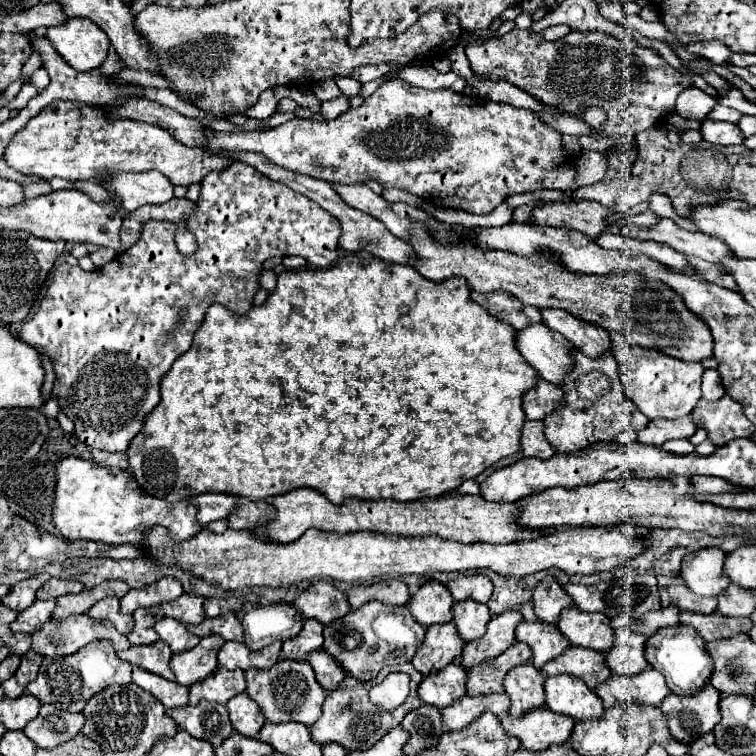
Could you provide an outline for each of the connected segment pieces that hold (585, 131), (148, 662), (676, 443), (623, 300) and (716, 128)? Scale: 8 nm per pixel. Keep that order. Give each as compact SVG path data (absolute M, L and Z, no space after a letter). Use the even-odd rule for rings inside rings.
M538 114L538 117L542 122L544 122L547 126L562 132L562 134L566 135L588 135L592 134L591 127L585 123L583 120L571 117L570 115L550 115L550 114Z
M158 640L152 646L130 646L128 650L118 654L122 660L128 660L132 666L144 668L152 674L158 674L166 680L174 680L172 670L168 668L168 660L172 656L172 650L166 642Z
M670 440L662 446L662 450L670 452L670 454L680 454L680 456L686 456L686 454L692 454L694 452L694 444L690 444L690 440Z
M420 224L412 226L412 248L416 250L416 262L412 262L412 266L428 280L444 282L458 276L466 278L468 288L476 292L506 290L518 296L524 304L566 310L584 322L592 322L606 330L624 332L624 336L628 336L634 344L654 346L656 350L678 360L700 362L702 358L712 356L712 336L708 326L696 320L684 306L682 298L660 280L638 274L574 274L558 266L558 262L546 254L522 258L512 252L484 252L468 242L458 246L440 246L432 242L430 234Z
M704 120L700 126L702 140L710 144L730 146L730 144L742 144L744 136L740 134L740 128L732 122L718 122L718 120Z

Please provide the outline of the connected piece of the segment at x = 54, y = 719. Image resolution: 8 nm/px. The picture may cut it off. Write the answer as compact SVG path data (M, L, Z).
M44 704L40 714L24 728L24 734L40 748L54 748L72 740L78 732L82 732L82 726L84 714L68 714Z

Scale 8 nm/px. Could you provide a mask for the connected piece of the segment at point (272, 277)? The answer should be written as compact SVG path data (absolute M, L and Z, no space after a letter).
M263 270L259 276L260 286L268 292L274 291L276 288L277 275L271 270Z

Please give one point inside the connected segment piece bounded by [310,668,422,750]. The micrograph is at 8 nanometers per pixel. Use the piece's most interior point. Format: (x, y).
(348, 718)

